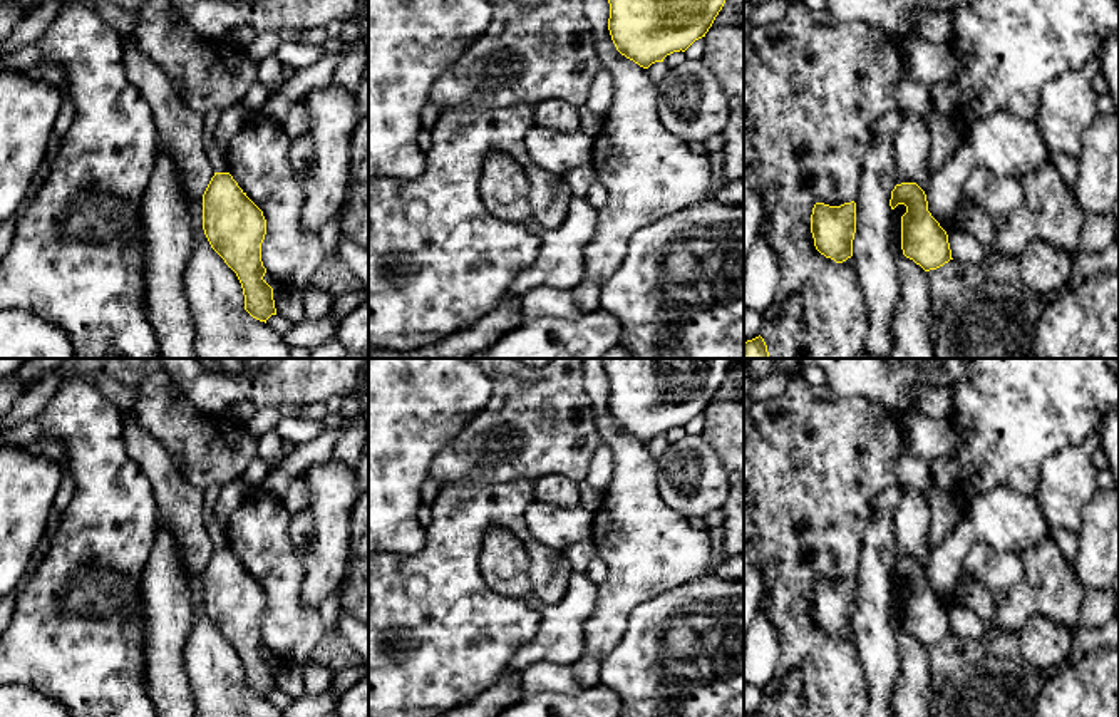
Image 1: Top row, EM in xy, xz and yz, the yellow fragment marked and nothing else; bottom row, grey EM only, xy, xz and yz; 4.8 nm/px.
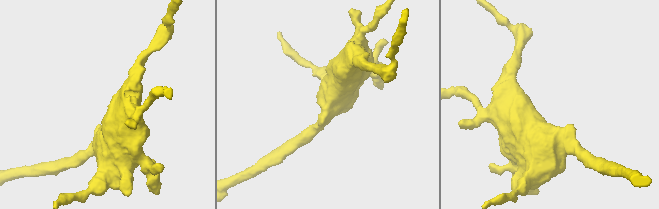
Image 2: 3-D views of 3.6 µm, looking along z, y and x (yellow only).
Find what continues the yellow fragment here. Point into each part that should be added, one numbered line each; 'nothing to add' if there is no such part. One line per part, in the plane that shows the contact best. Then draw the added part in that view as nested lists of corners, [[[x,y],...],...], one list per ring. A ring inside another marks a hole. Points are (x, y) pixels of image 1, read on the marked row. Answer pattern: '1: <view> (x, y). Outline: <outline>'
nothing to add

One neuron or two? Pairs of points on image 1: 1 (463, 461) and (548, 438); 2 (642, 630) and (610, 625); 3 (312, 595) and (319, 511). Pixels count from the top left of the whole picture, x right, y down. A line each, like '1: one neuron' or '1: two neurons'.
1: one neuron
2: two neurons
3: one neuron

